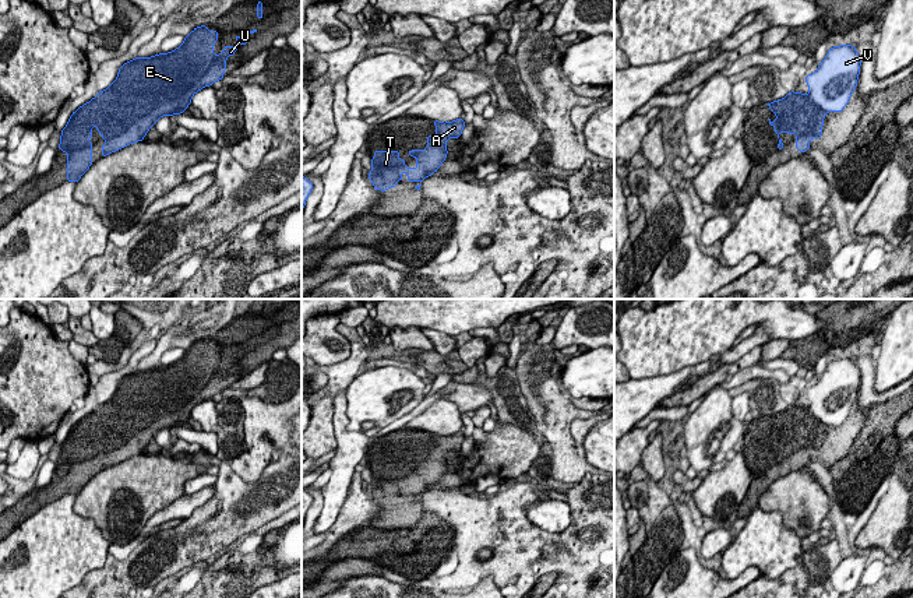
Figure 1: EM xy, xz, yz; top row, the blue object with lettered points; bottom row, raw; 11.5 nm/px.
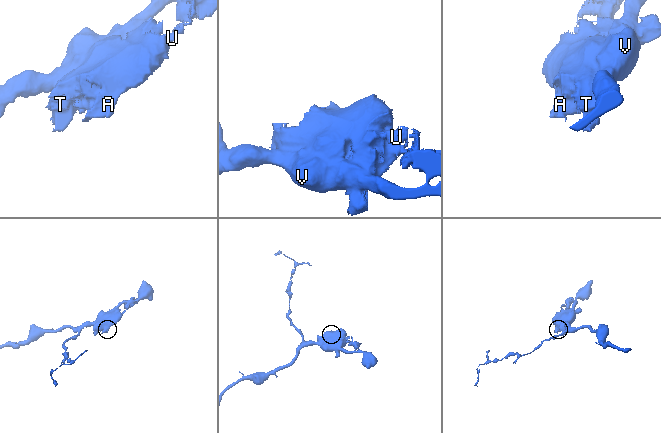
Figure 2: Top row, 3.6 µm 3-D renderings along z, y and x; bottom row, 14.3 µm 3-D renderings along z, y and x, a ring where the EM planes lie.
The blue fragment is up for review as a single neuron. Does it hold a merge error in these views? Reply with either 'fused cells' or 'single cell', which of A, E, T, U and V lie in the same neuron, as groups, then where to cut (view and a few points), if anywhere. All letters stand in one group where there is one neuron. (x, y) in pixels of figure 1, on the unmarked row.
single cell; A E T U V; no cut

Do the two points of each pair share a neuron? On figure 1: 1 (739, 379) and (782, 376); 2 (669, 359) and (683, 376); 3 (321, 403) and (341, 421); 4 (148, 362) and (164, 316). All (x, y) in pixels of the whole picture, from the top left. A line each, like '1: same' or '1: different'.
1: same
2: different
3: different
4: different

